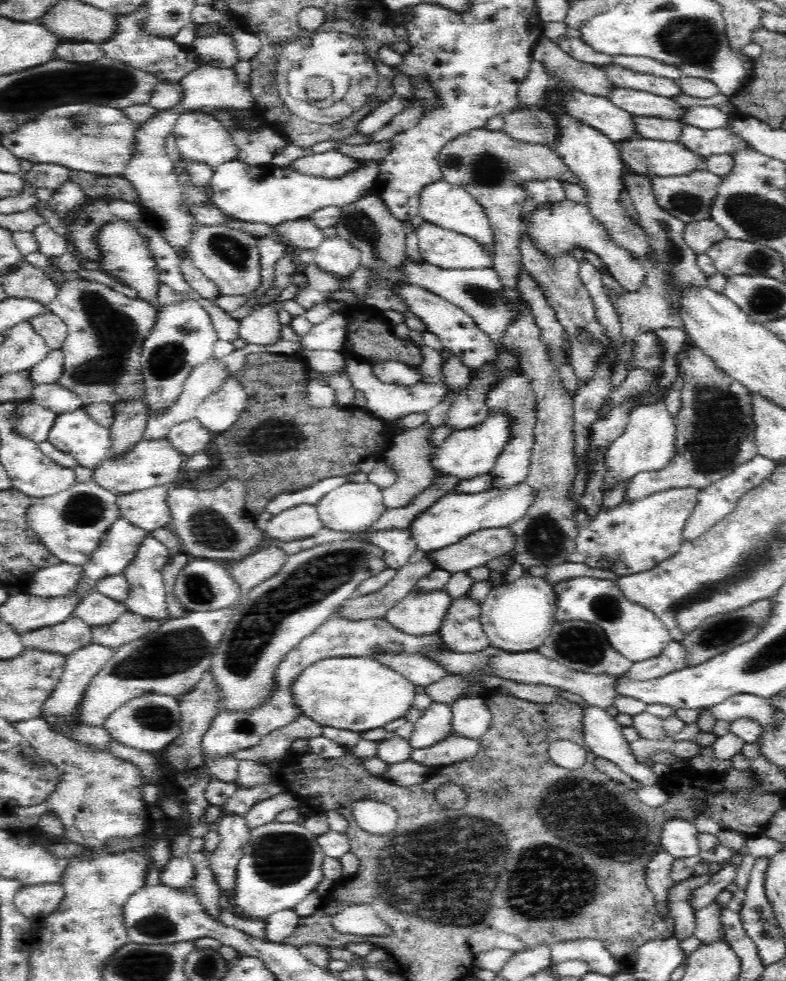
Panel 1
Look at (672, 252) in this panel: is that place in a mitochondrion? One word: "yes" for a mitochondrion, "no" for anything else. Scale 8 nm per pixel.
yes

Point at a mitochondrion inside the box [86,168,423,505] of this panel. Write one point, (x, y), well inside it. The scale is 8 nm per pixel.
(364, 227)

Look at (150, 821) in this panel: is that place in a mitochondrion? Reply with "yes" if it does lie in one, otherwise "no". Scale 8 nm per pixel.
no

